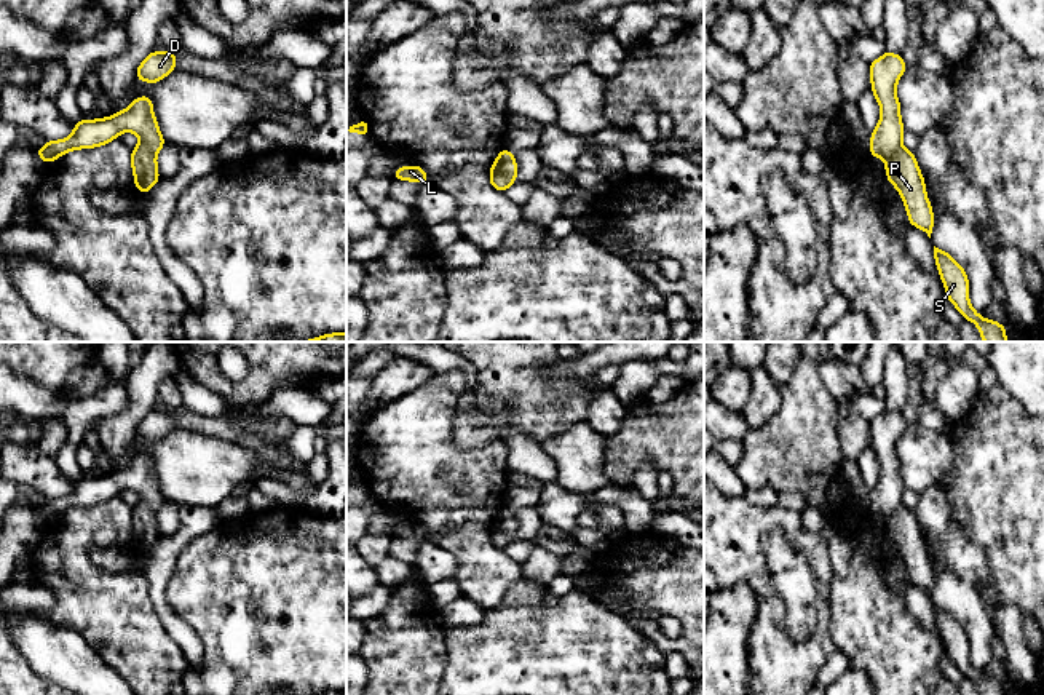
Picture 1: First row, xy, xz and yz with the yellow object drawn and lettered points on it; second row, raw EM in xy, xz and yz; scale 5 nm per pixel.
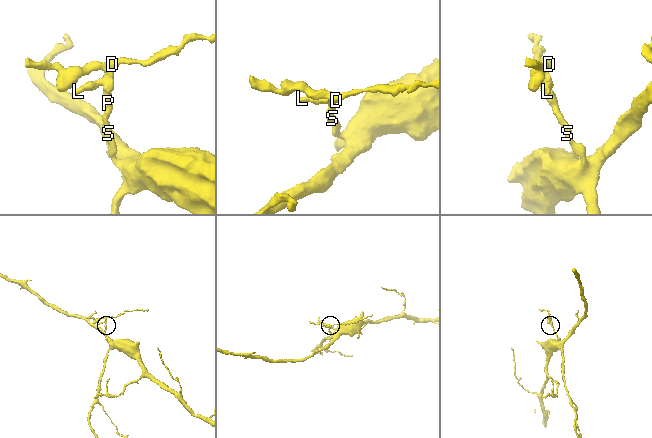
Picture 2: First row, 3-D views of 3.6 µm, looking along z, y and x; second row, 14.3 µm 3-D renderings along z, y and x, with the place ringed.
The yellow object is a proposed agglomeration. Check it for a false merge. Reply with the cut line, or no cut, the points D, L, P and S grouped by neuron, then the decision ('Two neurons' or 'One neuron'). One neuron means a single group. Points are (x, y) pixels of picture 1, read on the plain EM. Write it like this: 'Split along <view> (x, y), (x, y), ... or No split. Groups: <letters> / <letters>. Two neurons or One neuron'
Split along xz (490, 529), (502, 531), (513, 539). Groups: D L / P S. Two neurons

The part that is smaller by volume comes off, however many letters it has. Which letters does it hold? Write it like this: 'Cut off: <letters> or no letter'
Cut off: D, L

